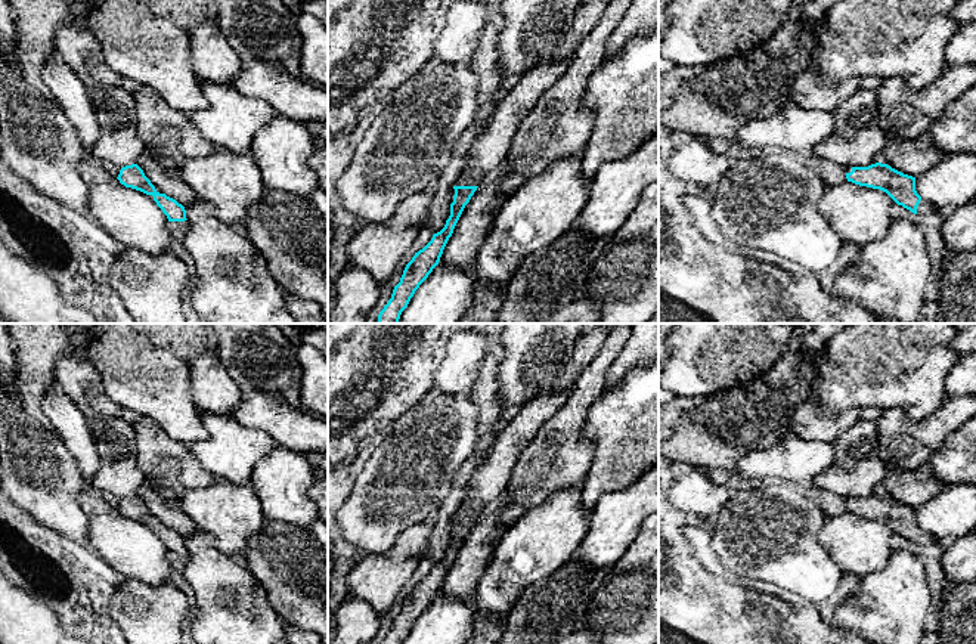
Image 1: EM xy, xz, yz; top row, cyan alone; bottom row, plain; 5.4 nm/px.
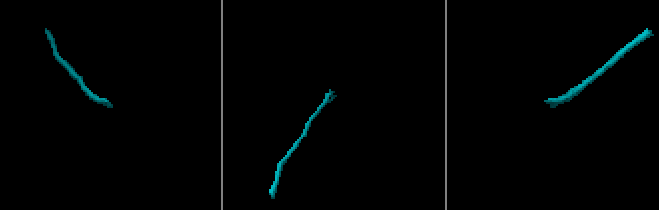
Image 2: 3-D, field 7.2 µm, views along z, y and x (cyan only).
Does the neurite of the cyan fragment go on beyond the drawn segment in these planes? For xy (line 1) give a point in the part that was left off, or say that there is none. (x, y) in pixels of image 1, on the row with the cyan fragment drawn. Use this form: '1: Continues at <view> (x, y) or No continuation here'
1: No continuation here

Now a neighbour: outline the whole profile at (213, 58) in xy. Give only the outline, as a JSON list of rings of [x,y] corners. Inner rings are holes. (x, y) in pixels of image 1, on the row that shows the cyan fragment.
[[[202,22],[193,25],[188,35],[196,77],[210,83],[232,84],[244,62],[220,32],[217,24]]]

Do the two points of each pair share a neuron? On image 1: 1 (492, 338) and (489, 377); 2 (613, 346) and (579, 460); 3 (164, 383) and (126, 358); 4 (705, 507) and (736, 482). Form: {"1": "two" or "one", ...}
{"1": "one", "2": "one", "3": "one", "4": "two"}

